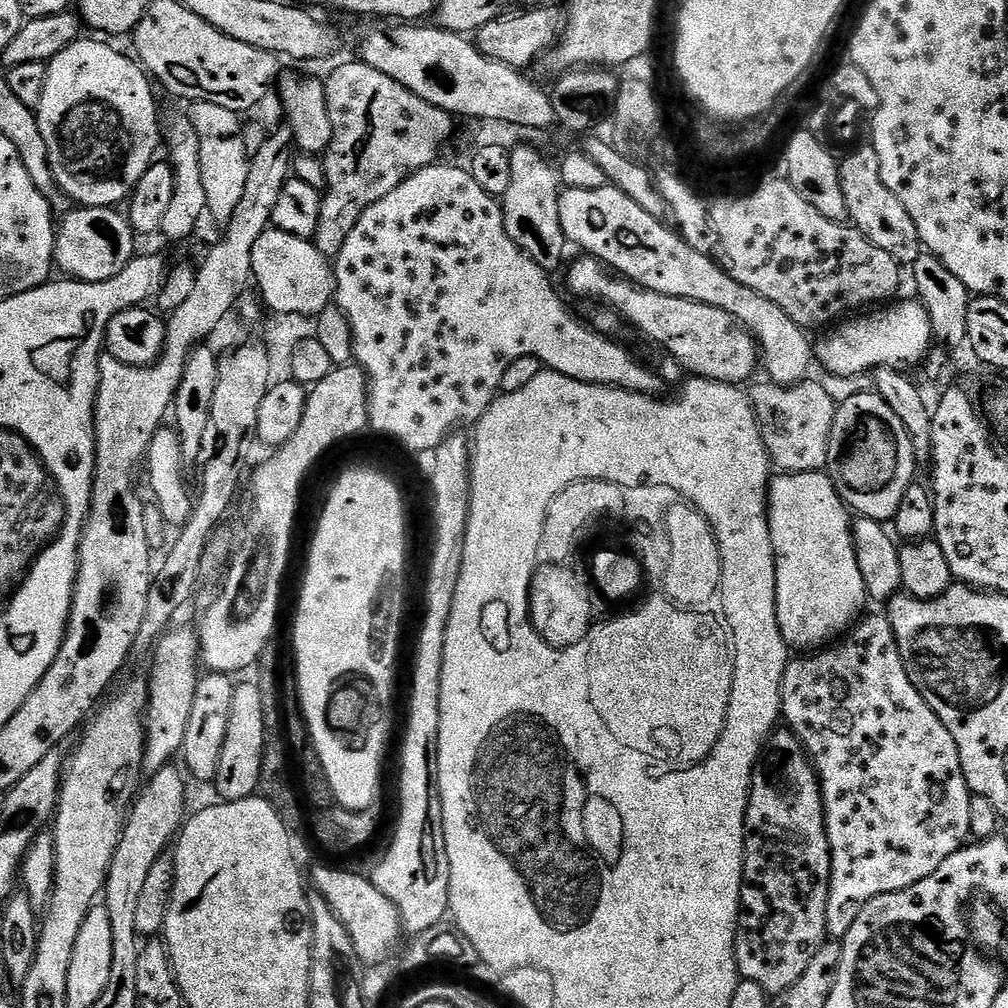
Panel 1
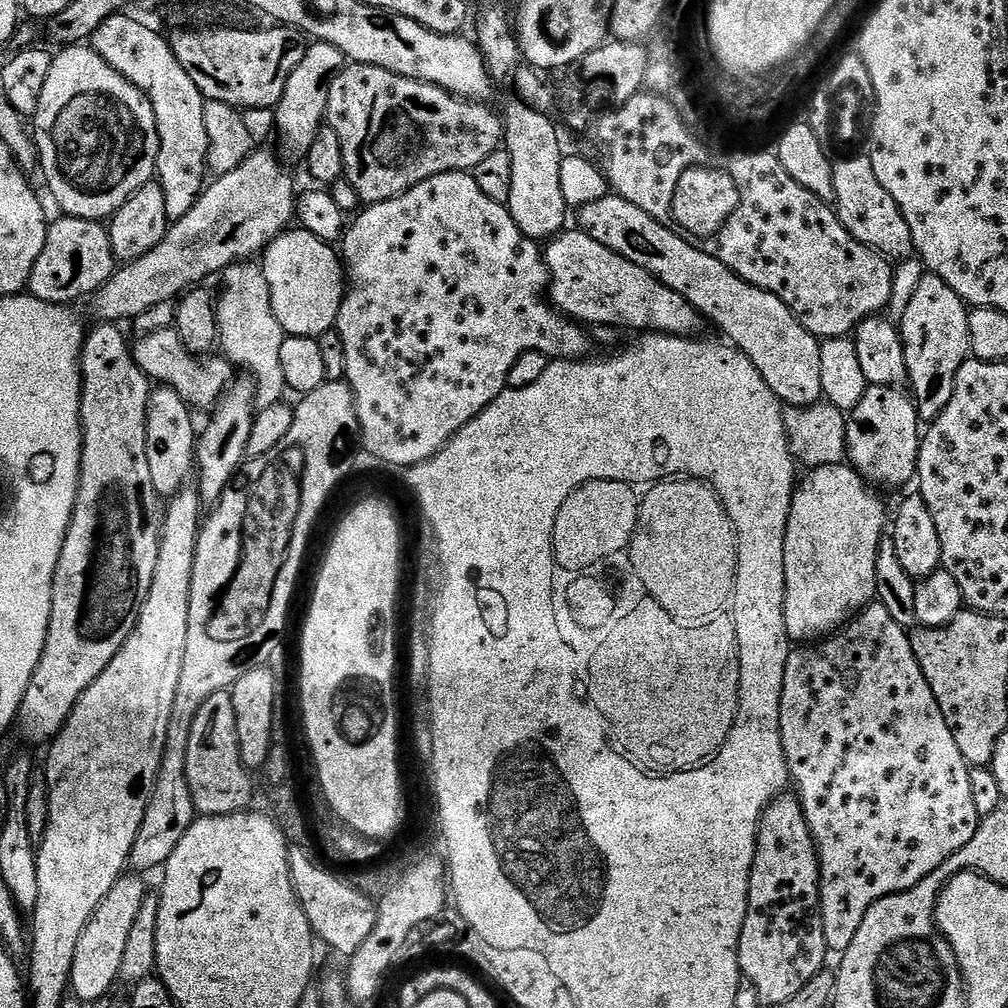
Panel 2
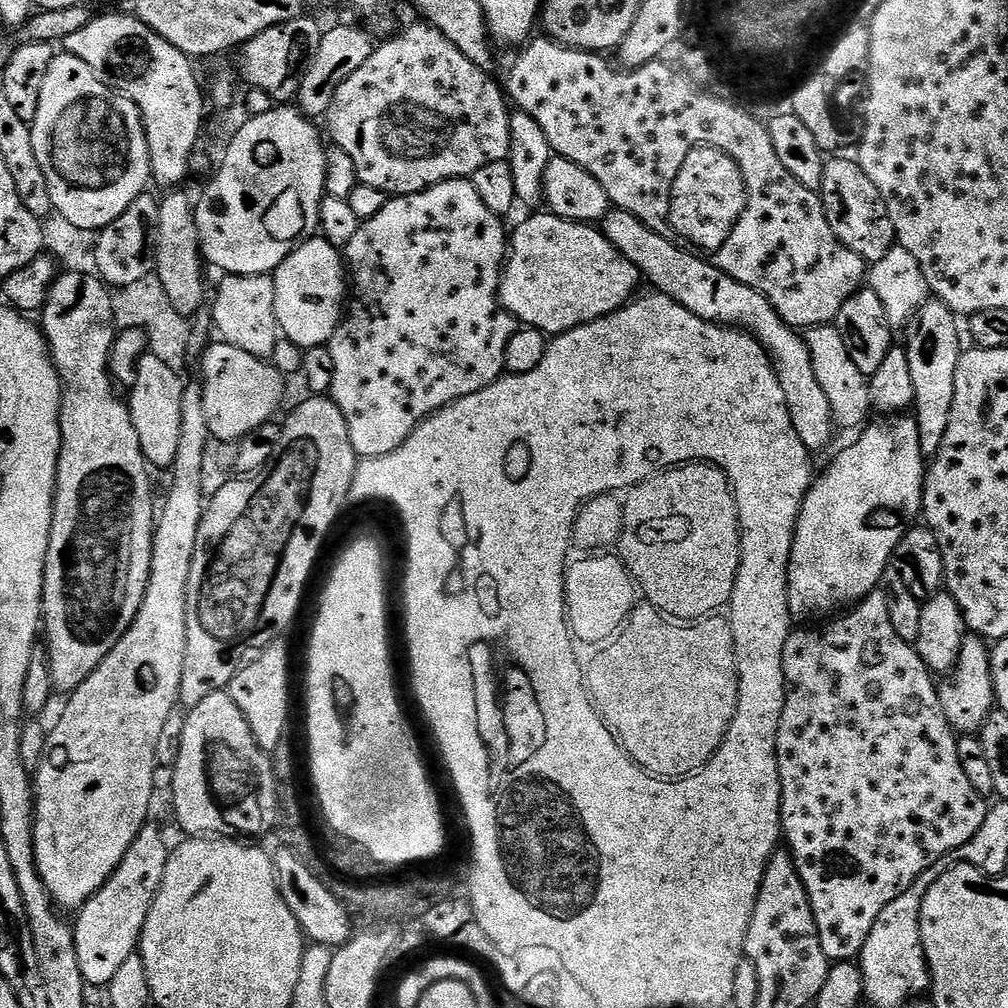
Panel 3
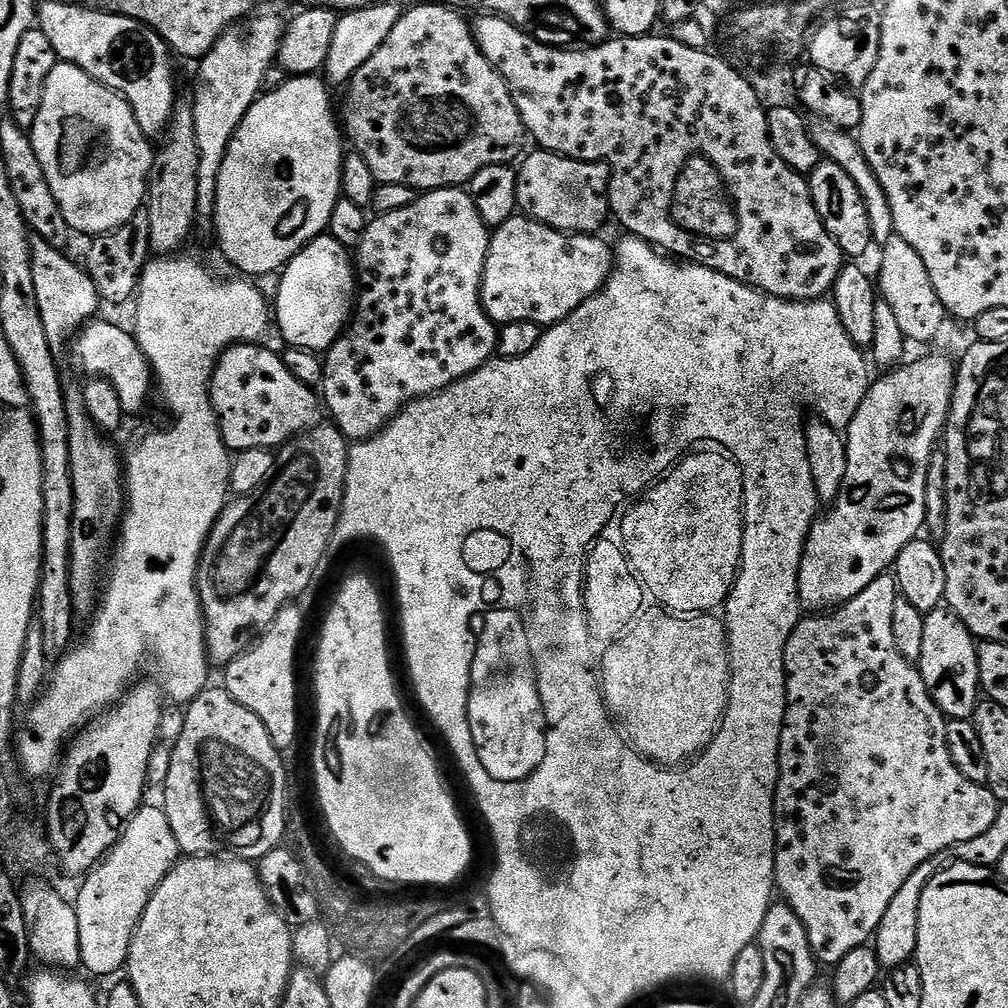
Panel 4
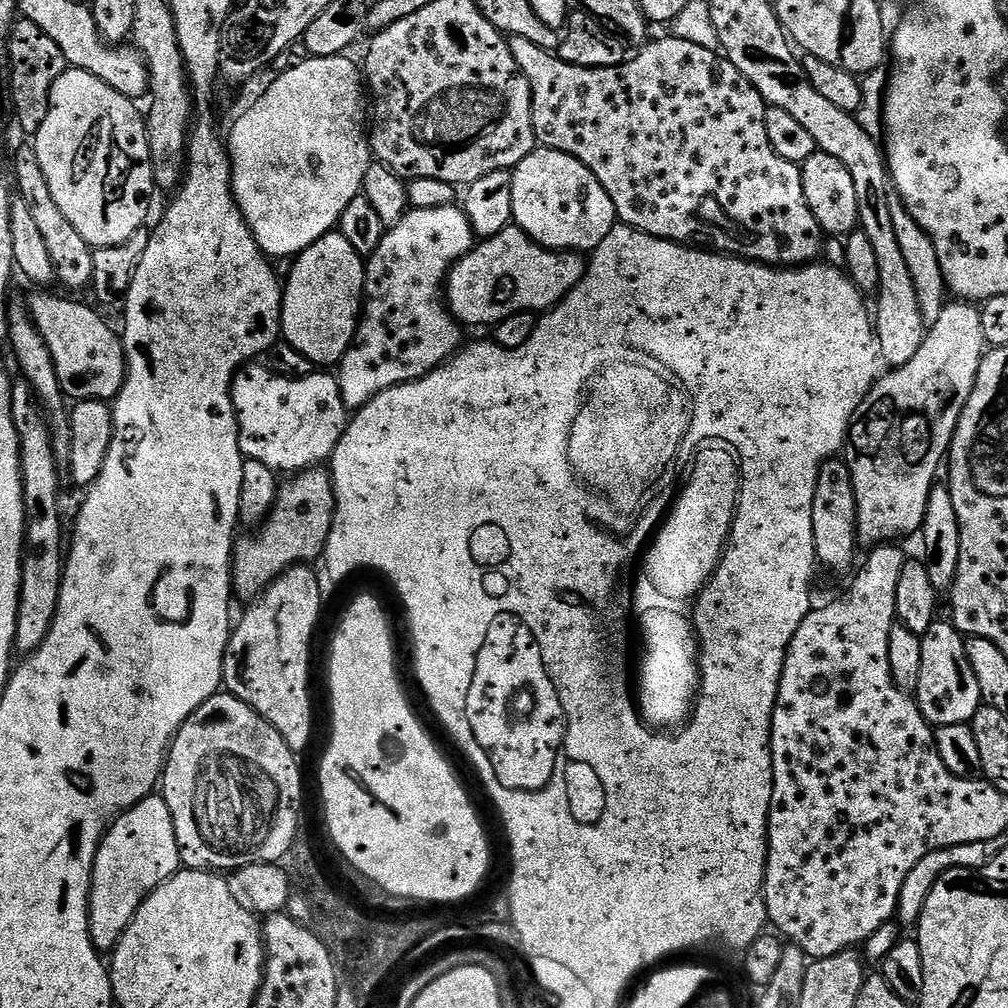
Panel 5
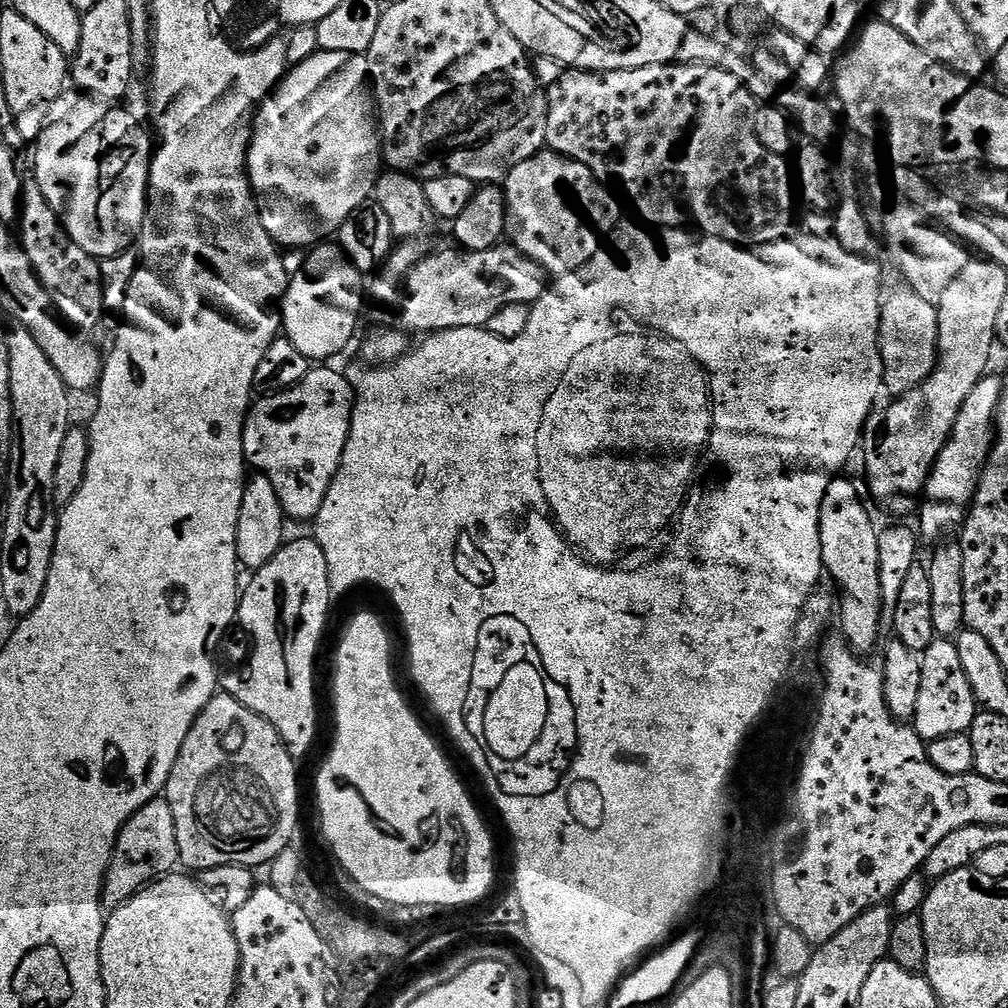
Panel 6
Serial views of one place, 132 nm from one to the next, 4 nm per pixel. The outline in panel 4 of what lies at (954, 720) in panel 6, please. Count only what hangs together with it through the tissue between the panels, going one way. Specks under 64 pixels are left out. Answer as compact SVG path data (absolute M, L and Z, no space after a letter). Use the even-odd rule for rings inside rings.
M948 606L927 613L920 626L920 659L918 667L930 698L948 720L971 720L982 696L980 687L980 654L977 637Z

